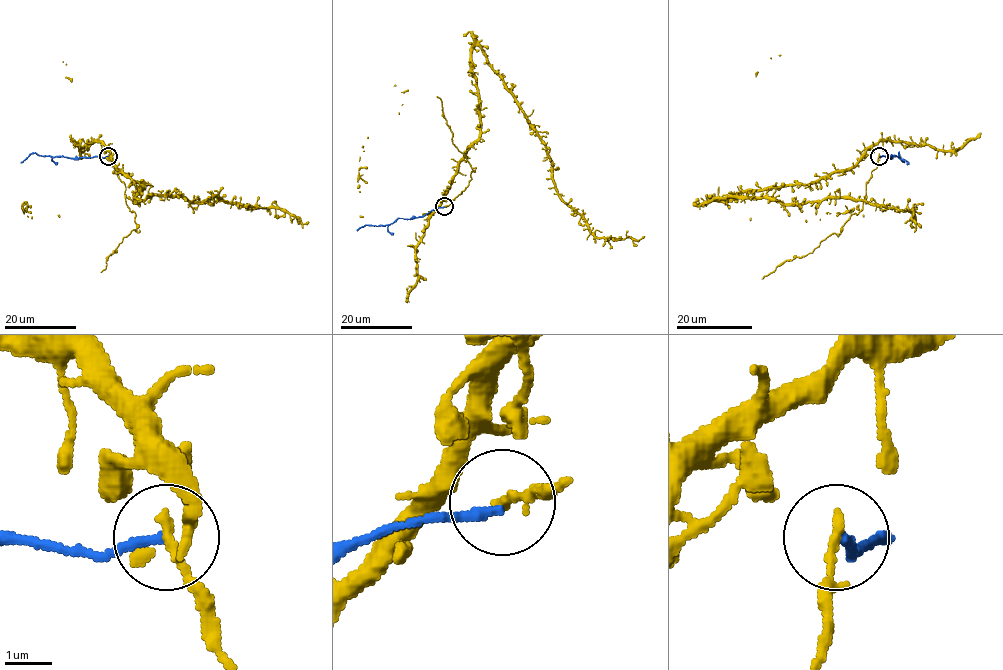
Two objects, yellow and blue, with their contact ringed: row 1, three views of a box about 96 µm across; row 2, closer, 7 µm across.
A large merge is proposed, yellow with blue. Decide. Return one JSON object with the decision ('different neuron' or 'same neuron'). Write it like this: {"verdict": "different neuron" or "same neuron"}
{"verdict": "different neuron"}

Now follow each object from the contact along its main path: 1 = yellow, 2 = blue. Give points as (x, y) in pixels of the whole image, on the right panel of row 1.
1: (878, 155), (871, 152), (804, 184), (708, 201), (865, 199), (911, 210), (911, 226)
2: (879, 155), (893, 157), (898, 152), (904, 162)

